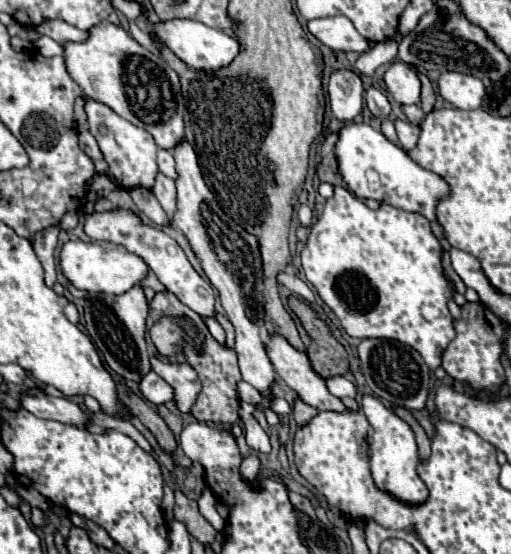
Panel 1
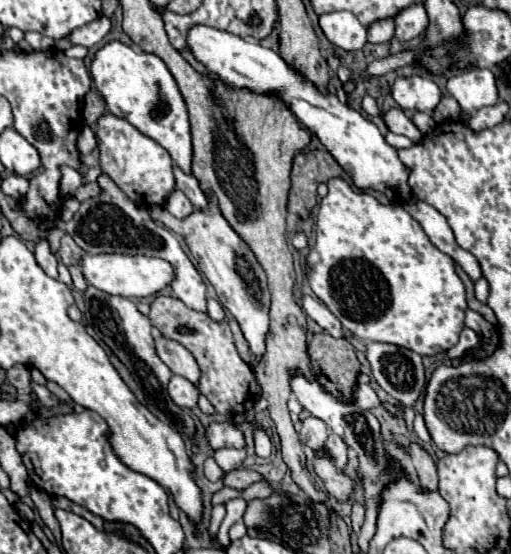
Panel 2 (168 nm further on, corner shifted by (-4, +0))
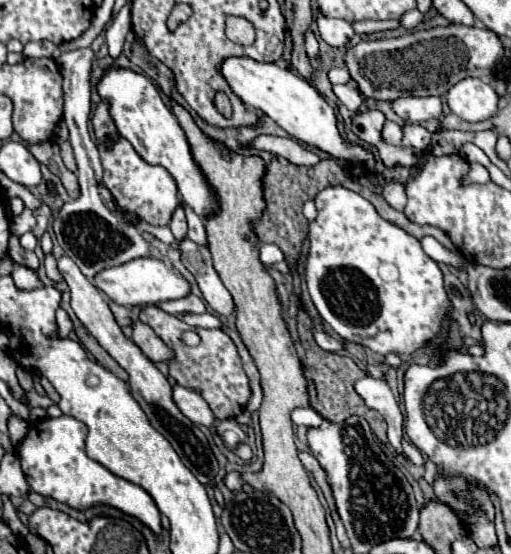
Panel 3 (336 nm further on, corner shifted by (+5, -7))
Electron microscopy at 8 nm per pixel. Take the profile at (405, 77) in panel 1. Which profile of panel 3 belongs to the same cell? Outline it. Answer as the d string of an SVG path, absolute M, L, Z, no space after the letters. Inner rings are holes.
M402 97L392 103L396 115L408 123L424 123L442 117L442 101L438 97Z

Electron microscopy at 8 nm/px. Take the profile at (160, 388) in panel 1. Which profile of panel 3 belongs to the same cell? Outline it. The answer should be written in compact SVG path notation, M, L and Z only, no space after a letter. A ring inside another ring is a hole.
M182 385L174 387L174 401L180 407L180 411L196 425L210 427L216 421L216 417L212 413L212 409L208 407L208 403L198 393L194 393L194 391L190 391Z

